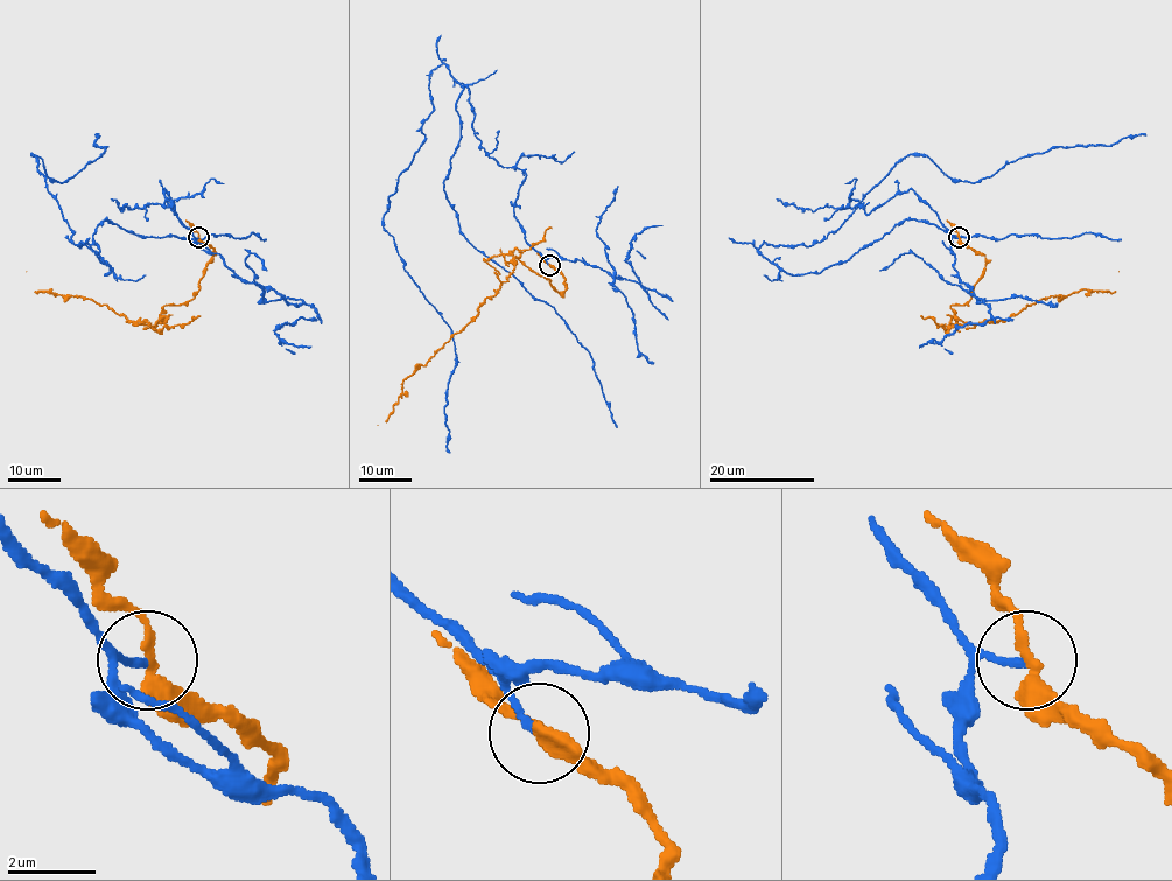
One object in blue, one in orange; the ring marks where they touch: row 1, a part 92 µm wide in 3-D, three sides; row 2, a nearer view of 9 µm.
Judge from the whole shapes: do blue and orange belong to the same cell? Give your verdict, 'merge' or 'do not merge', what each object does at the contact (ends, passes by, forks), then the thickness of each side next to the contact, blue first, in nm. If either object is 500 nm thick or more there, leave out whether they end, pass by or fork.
do not merge | blue ends | orange passes by | 160/280 nm

